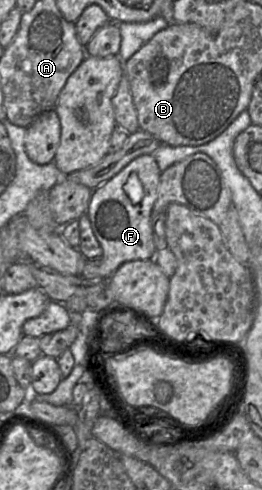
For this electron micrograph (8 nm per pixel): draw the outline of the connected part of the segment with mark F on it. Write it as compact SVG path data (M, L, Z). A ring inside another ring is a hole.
M145 154L132 160L114 177L93 190L86 214L103 251L100 278L109 279L125 262L154 259L157 250L150 217L157 199L160 175L154 157Z

